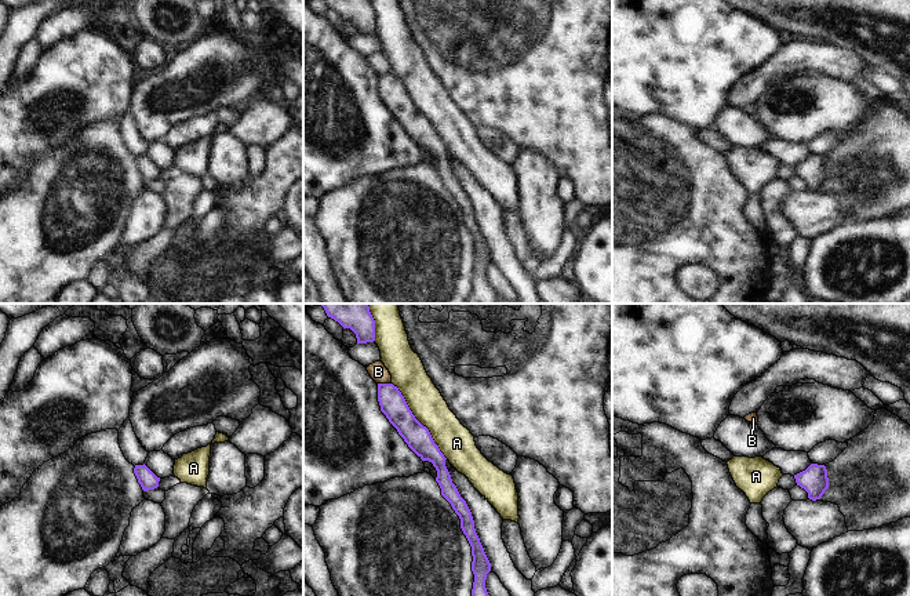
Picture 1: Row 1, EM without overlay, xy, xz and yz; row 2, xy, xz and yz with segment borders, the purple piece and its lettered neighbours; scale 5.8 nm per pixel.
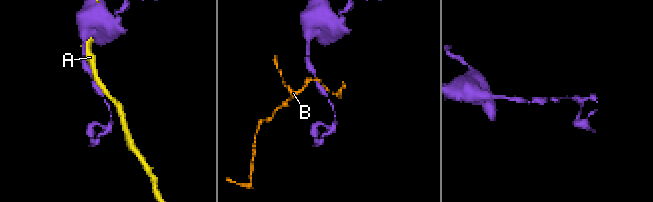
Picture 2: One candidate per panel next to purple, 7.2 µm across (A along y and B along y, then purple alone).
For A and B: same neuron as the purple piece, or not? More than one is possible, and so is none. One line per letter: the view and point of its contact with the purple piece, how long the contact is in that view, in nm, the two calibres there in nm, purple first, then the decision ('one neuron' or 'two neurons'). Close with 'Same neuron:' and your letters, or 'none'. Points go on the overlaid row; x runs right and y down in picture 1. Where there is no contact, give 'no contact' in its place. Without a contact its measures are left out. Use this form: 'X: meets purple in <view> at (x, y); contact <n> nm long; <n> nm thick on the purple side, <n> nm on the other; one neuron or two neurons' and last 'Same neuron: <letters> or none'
A: meets purple in xz at (418, 421); contact 550 nm long; 150 nm thick on the purple side, 200 nm on the other; two neurons
B: meets purple in xz at (385, 384); contact 80 nm long; 150 nm thick on the purple side, 100 nm on the other; two neurons
Same neuron: none

